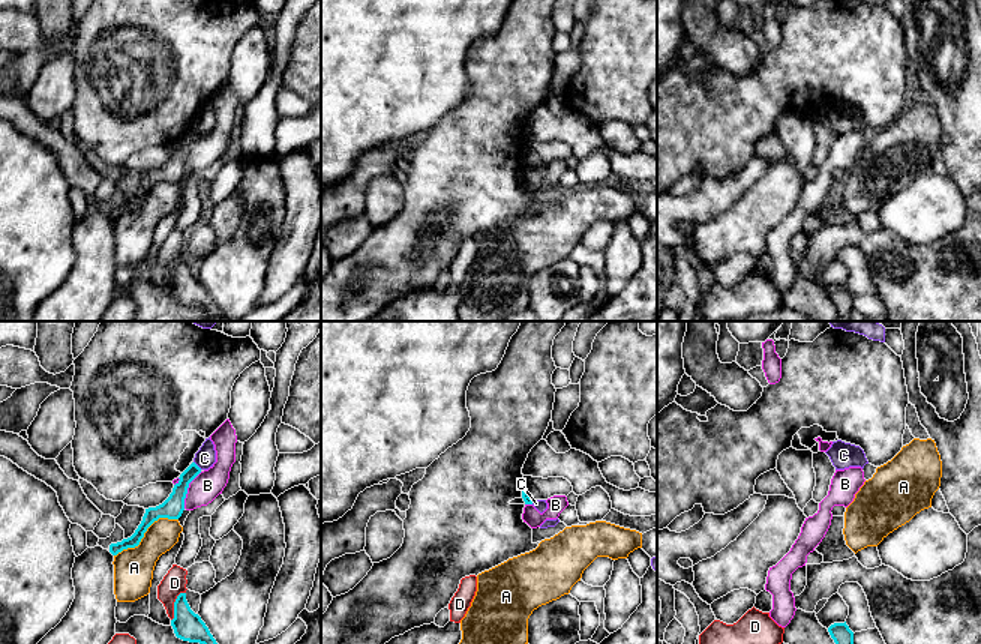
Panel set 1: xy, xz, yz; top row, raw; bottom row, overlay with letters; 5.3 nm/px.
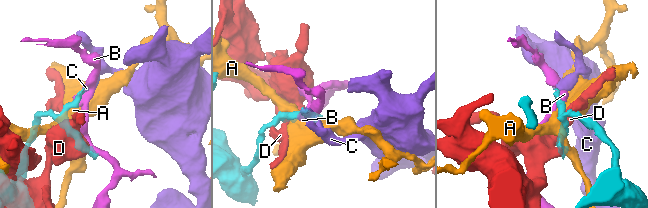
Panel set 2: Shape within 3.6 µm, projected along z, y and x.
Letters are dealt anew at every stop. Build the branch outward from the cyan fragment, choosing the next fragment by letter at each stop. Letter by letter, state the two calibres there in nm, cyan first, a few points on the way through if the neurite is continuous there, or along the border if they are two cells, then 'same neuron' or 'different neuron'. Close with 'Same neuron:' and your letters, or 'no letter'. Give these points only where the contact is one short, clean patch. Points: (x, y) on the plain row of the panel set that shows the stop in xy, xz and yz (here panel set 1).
A: 120/220 nm | different neuron
B: 120/160 nm | different neuron
C: 110/110 nm | along xy (194, 125), (201, 132) | different neuron
D: 160/130 nm | different neuron
Same neuron: no letter

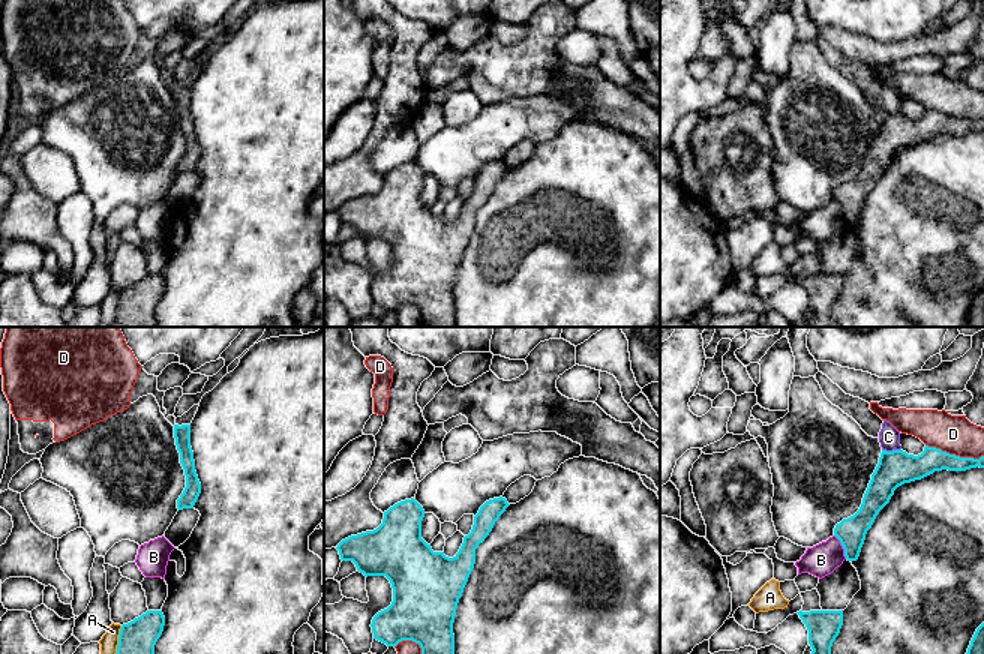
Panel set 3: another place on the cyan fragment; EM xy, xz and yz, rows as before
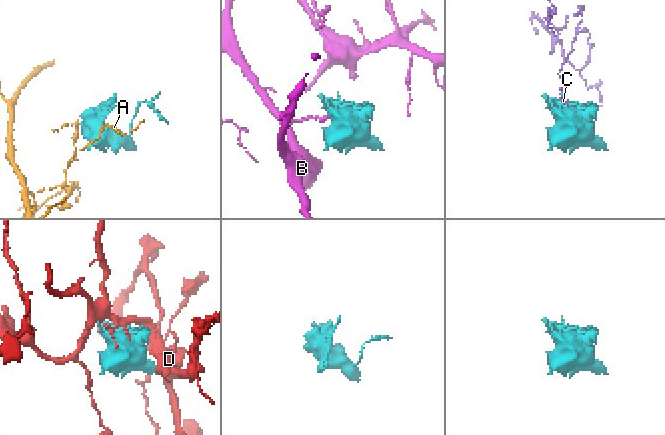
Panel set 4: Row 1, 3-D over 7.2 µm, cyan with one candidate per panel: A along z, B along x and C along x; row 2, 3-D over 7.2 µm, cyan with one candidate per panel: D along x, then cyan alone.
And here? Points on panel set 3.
A: 220/100 nm | different neuron
B: 150/170 nm | along yz (834, 198), (846, 222) | different neuron
C: 190/110 nm | along yz (900, 111), (882, 114) | different neuron
D: 140/200 nm | different neuron
Same neuron: no letter

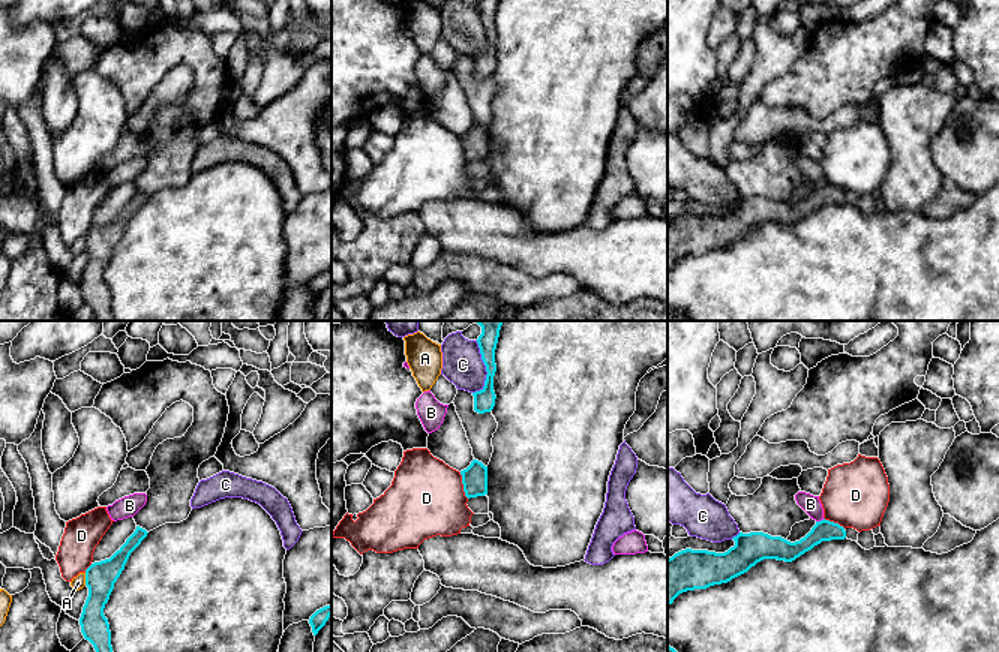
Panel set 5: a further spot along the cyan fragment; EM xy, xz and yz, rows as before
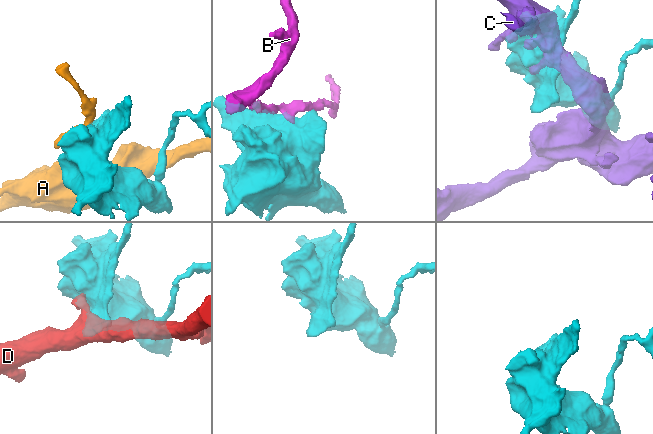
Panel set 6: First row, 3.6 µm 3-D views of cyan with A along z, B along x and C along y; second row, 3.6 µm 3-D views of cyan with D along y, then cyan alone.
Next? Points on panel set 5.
A: 160/70 nm | along xy (84, 237), (86, 249) | different neuron
B: 110/100 nm | along yz (824, 183), (816, 186) | different neuron
C: 110/220 nm | different neuron
D: 140/400 nm | different neuron
Same neuron: no letter

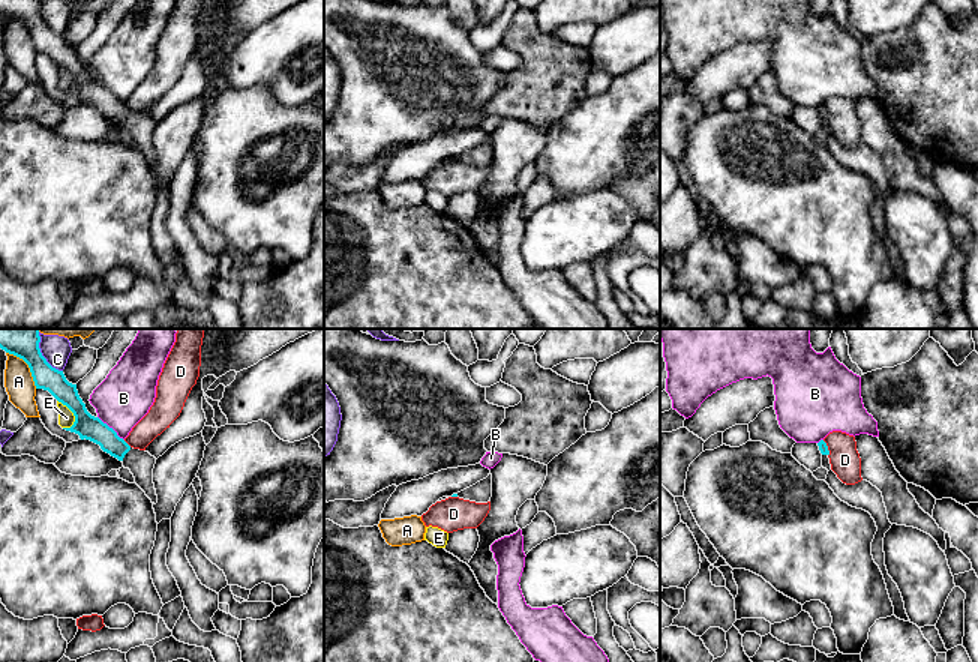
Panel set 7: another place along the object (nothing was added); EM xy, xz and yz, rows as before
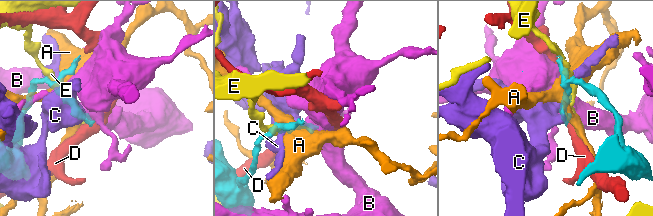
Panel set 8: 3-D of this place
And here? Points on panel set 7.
A: 130/160 nm | different neuron
B: 130/300 nm | along xy (98, 80), (123, 104) | different neuron
C: 130/150 nm | different neuron
D: 130/150 nm | along xy (123, 104), (131, 110) | different neuron
E: 130/90 nm | different neuron
Same neuron: no letter

